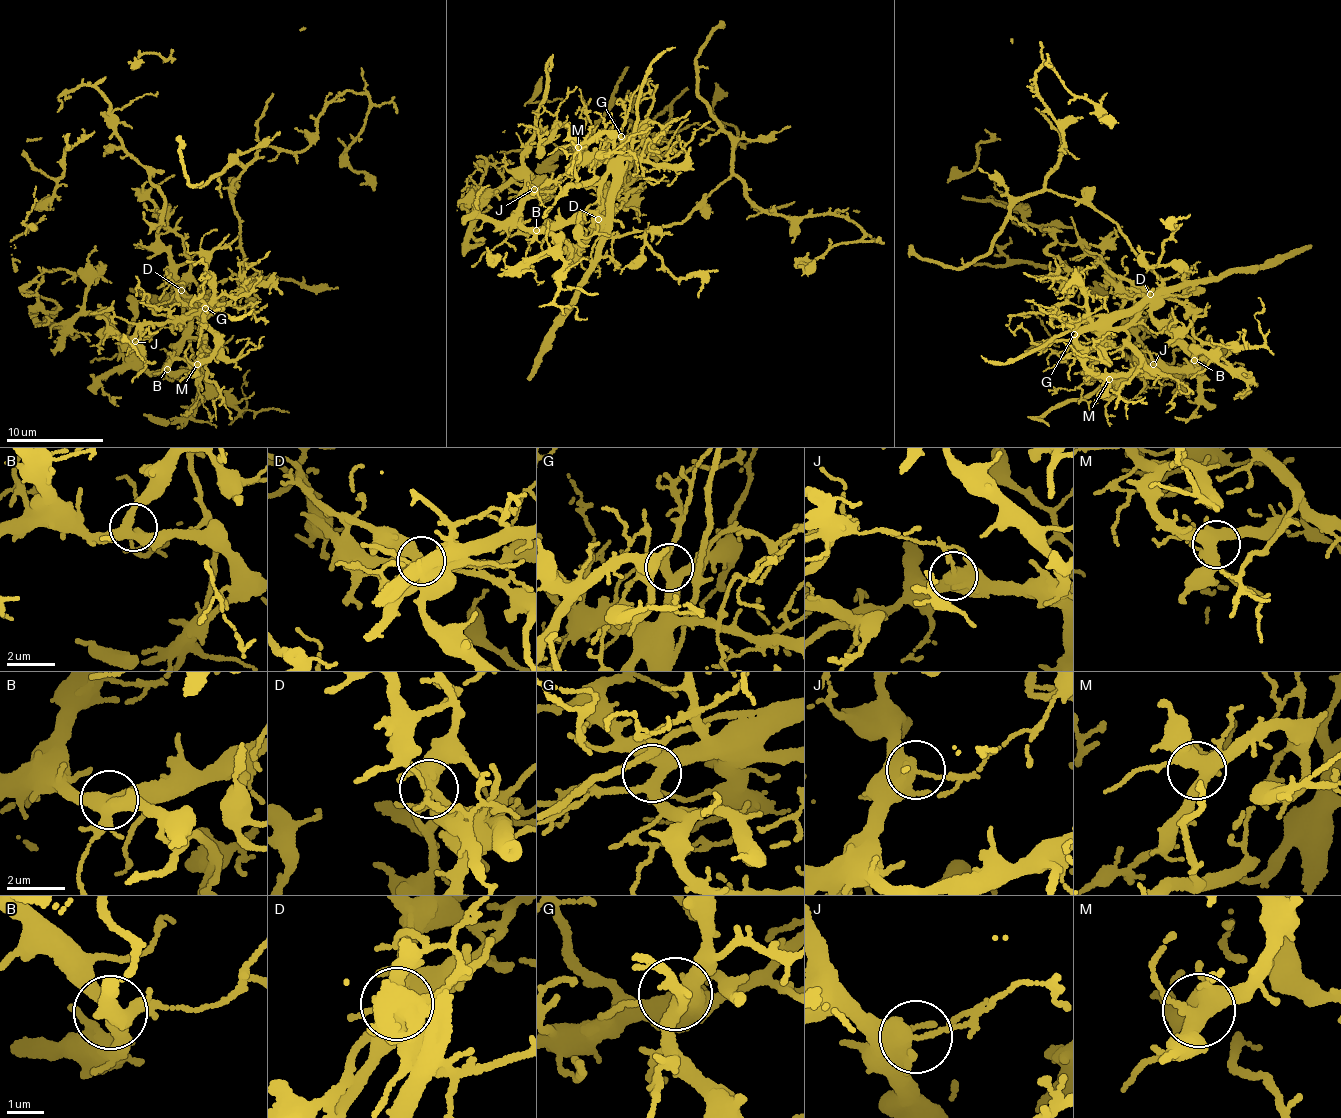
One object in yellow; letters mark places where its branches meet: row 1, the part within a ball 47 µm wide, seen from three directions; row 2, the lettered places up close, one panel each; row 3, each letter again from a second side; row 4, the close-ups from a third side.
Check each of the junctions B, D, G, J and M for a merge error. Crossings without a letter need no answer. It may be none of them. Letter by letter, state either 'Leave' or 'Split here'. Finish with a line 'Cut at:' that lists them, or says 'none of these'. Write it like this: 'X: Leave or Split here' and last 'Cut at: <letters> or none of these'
B: Leave
D: Split here
G: Leave
J: Split here
M: Leave
Cut at: D, J

